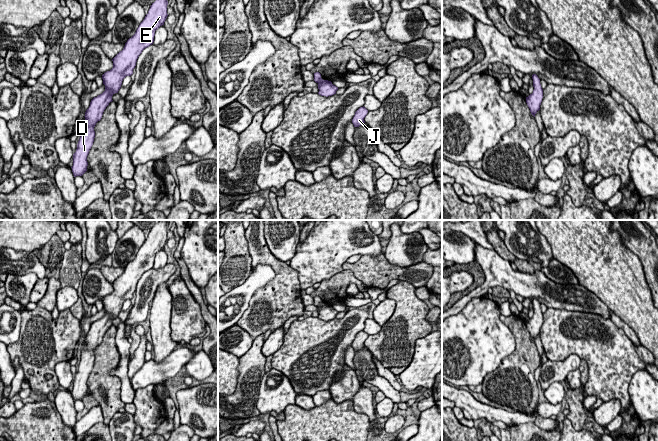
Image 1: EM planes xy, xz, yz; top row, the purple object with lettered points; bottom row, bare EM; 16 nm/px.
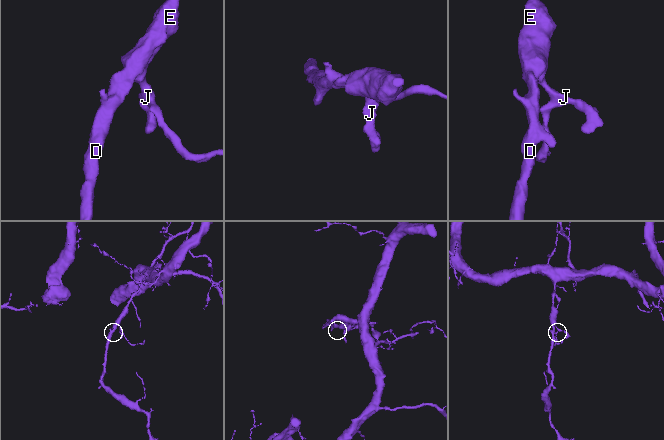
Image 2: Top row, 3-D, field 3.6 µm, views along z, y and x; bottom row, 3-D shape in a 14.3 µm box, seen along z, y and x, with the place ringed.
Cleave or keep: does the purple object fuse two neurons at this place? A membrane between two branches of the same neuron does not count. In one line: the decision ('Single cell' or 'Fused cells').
Single cell

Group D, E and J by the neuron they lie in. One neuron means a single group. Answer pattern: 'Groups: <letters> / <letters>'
Groups: D E J

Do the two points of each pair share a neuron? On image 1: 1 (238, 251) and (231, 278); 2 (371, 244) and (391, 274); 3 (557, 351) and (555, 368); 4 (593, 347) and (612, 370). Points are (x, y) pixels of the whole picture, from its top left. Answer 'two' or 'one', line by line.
1: one
2: two
3: two
4: one

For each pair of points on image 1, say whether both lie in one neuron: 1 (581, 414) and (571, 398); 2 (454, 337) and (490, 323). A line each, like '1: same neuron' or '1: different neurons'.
1: same neuron
2: same neuron

